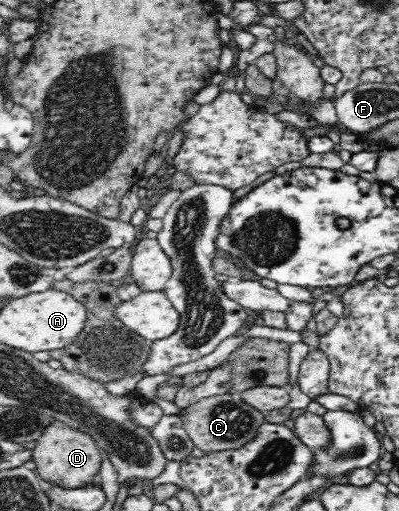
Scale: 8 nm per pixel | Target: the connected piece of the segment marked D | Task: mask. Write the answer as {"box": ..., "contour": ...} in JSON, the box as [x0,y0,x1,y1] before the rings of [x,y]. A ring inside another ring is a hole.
{"box":[32,419,101,489],"contour":[[[53,419],[43,429],[34,448],[32,460],[36,464],[37,472],[46,481],[68,489],[76,489],[95,482],[93,479],[99,472],[101,457],[97,441],[91,435],[66,425],[65,422]]]}

